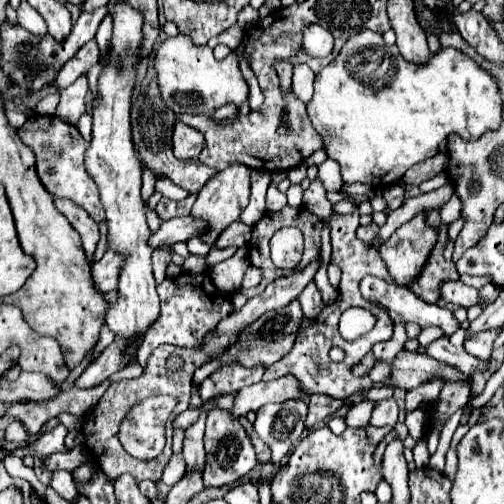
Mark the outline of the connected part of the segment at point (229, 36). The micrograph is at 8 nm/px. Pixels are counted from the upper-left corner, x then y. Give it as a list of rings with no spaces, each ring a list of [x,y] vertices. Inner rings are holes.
[[[236,23],[236,25],[232,25],[230,29],[226,29],[224,33],[220,33],[218,37],[212,37],[212,39],[208,41],[208,47],[214,49],[218,43],[224,43],[224,45],[228,45],[230,49],[236,49],[236,47],[240,45],[242,37],[244,37],[244,29]]]

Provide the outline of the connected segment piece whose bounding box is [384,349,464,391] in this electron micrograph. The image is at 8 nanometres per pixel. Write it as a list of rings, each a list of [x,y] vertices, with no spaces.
[[[402,349],[396,355],[396,359],[392,361],[390,377],[384,381],[384,385],[394,387],[394,389],[402,389],[402,391],[410,391],[410,389],[430,381],[438,373],[442,377],[446,377],[448,381],[456,381],[456,379],[460,379],[460,375],[464,375],[458,369],[452,369],[450,365],[434,361],[426,353],[420,355],[416,351]]]

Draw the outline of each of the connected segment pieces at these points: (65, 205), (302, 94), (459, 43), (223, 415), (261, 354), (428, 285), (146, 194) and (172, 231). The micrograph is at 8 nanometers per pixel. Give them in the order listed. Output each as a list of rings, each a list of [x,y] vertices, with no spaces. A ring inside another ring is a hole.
[[[56,199],[54,201],[56,209],[72,223],[72,227],[80,233],[80,239],[82,239],[82,247],[84,247],[84,253],[86,253],[86,261],[90,263],[92,261],[92,255],[96,251],[96,245],[100,241],[100,231],[98,231],[98,225],[94,223],[94,219],[80,207],[76,207],[72,201],[68,199]]]
[[[296,65],[292,73],[292,89],[294,95],[308,103],[312,99],[312,85],[314,85],[314,71],[308,65]]]
[[[442,33],[440,35],[440,45],[442,47],[456,47],[462,53],[470,51],[470,45],[464,39],[460,39],[460,33]]]
[[[214,409],[208,413],[206,419],[206,433],[204,433],[204,449],[206,449],[206,467],[204,467],[204,485],[206,487],[224,487],[234,483],[236,479],[244,477],[256,465],[254,445],[246,429],[230,417],[228,411]]]
[[[292,301],[290,305],[286,305],[284,309],[278,309],[278,311],[268,311],[266,315],[262,315],[258,319],[258,323],[252,323],[250,327],[246,327],[238,339],[238,349],[236,347],[230,347],[226,353],[222,353],[220,359],[212,361],[212,363],[206,363],[204,367],[200,367],[196,373],[194,373],[194,383],[200,385],[200,381],[204,381],[210,373],[214,373],[220,363],[224,361],[240,361],[244,363],[246,367],[254,367],[258,363],[264,363],[264,365],[272,365],[276,361],[280,361],[280,357],[284,357],[286,353],[290,353],[292,345],[294,345],[294,339],[298,335],[298,329],[300,329],[300,323],[302,323],[302,309],[300,309],[300,303],[298,301]]]
[[[430,211],[428,213],[428,223],[432,227],[438,227],[438,243],[432,249],[430,259],[424,265],[422,273],[418,275],[418,279],[408,289],[414,291],[426,303],[438,303],[440,285],[444,281],[458,281],[460,275],[456,271],[454,261],[444,259],[444,247],[446,247],[446,239],[448,239],[448,225],[442,223],[440,211]]]
[[[134,144],[134,152],[138,160],[140,161],[142,167],[142,188],[141,188],[141,196],[144,201],[147,201],[150,196],[155,192],[155,183],[156,179],[154,174],[144,167],[144,163],[142,163],[140,152],[138,151],[138,147]]]
[[[176,217],[176,219],[168,219],[160,225],[160,229],[156,233],[150,235],[150,247],[162,247],[162,245],[174,245],[174,243],[186,243],[192,237],[200,237],[200,233],[206,229],[204,221],[200,221],[198,217]]]

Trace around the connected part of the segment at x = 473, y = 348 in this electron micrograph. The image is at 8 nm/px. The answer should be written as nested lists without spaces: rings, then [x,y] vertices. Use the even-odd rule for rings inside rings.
[[[490,329],[490,331],[480,331],[474,337],[470,337],[464,345],[466,351],[470,351],[474,357],[480,359],[490,359],[492,357],[492,343],[500,335],[500,329]]]

